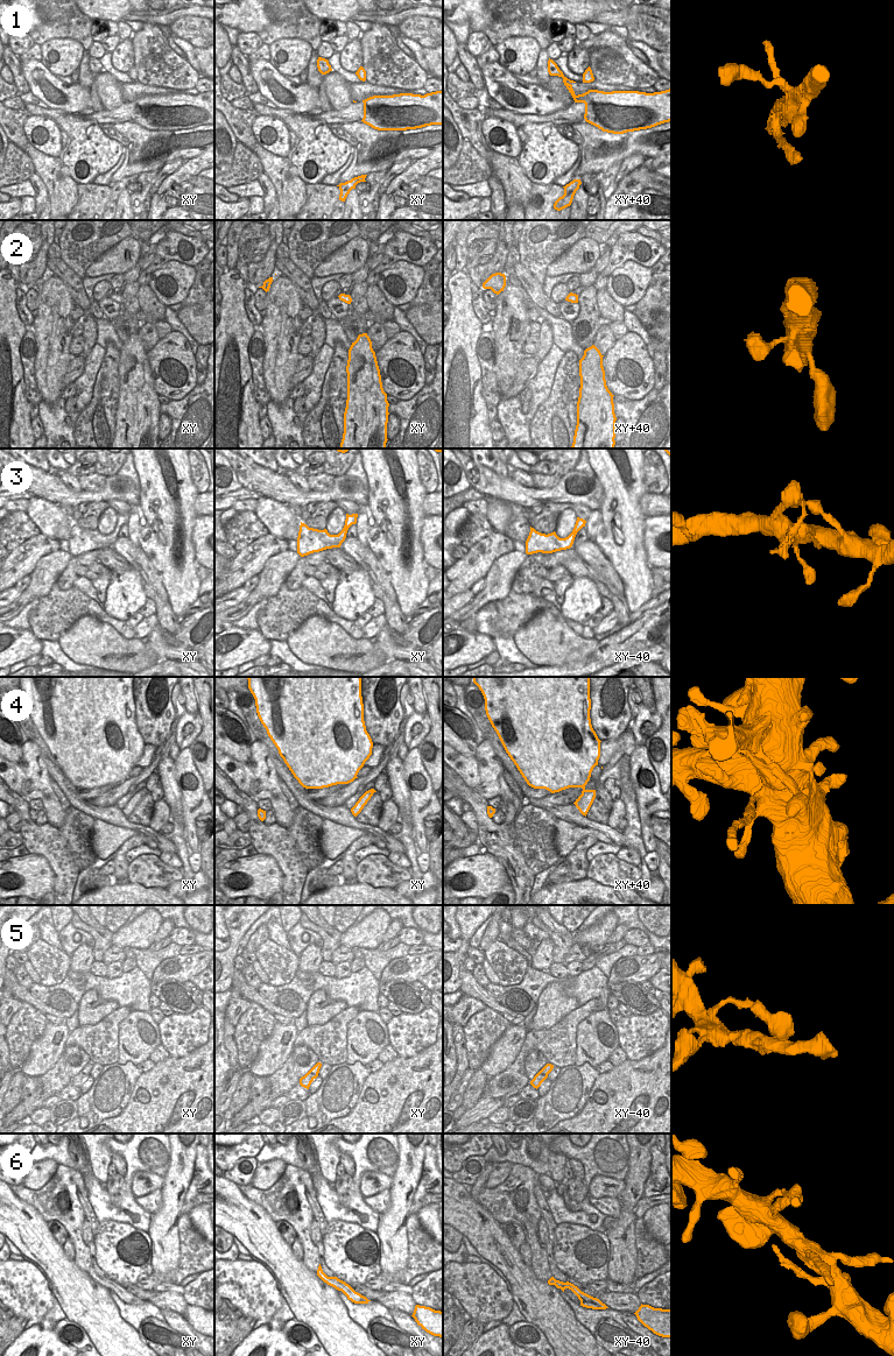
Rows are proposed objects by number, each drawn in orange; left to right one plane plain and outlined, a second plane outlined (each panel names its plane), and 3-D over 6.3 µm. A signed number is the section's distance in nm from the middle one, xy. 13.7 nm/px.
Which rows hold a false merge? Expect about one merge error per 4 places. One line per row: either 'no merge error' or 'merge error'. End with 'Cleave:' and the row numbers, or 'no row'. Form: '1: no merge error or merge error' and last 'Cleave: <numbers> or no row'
1: no merge error
2: no merge error
3: no merge error
4: merge error
5: no merge error
6: no merge error
Cleave: 4

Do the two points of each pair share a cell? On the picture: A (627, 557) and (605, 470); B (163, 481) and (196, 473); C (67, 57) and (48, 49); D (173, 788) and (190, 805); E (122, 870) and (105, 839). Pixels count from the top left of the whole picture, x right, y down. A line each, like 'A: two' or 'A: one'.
A: one
B: two
C: one
D: two
E: two

